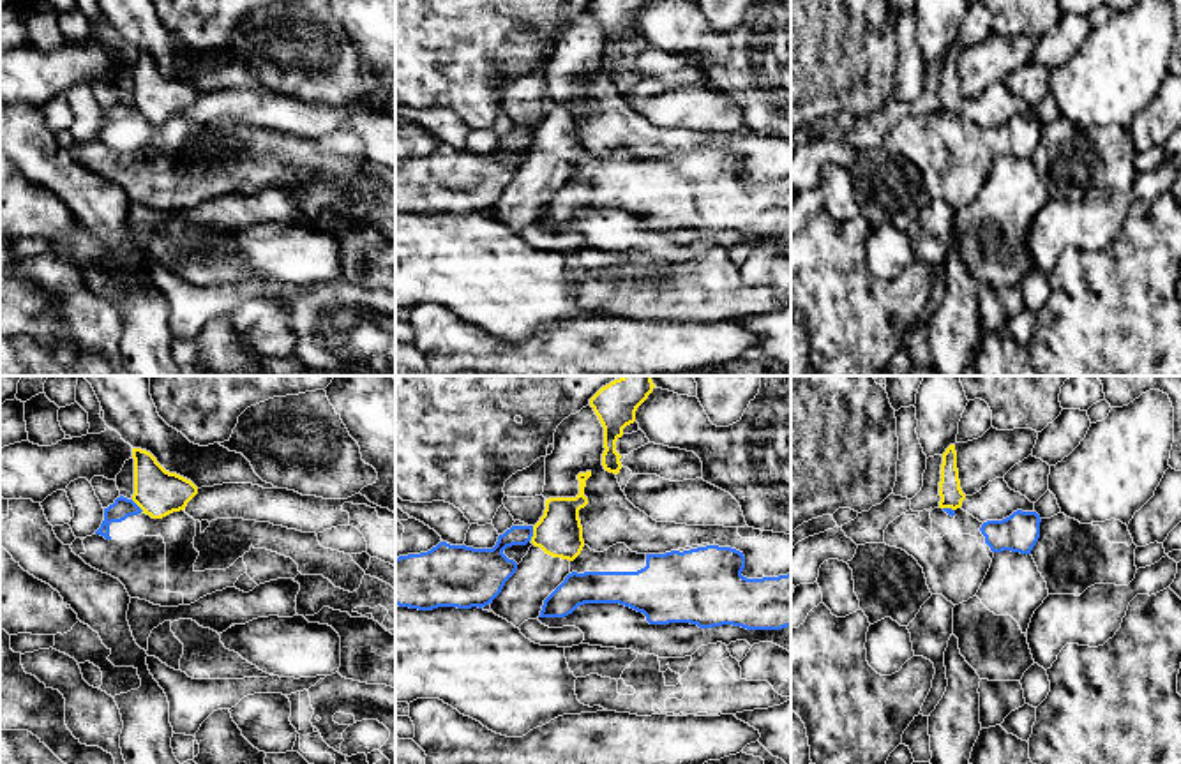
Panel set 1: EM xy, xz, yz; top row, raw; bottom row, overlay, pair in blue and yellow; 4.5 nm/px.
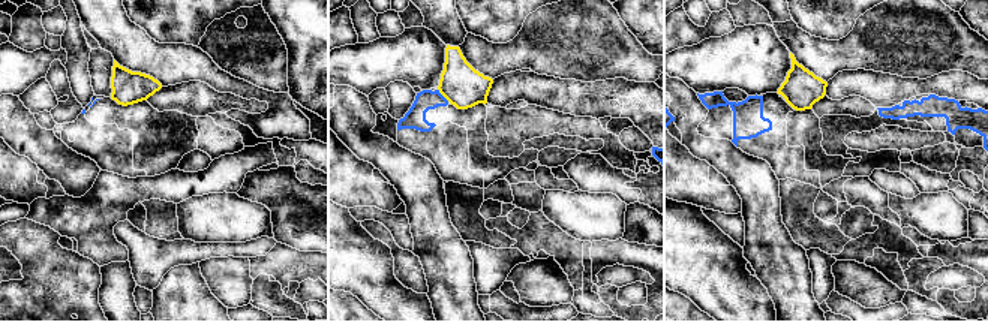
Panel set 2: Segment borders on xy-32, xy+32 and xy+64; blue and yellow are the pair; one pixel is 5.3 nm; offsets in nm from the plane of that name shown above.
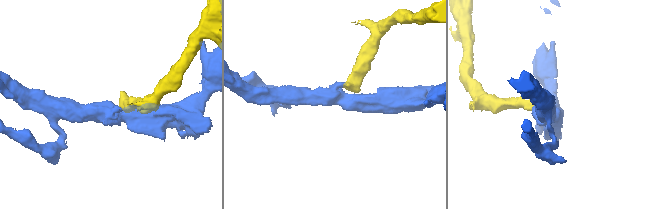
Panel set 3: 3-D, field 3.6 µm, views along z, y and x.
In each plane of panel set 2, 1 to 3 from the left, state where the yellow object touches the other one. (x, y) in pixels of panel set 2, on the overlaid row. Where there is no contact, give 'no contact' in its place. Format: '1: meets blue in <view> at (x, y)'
1: no contact
2: meets blue in xy+32 at (441, 95)
3: no contact

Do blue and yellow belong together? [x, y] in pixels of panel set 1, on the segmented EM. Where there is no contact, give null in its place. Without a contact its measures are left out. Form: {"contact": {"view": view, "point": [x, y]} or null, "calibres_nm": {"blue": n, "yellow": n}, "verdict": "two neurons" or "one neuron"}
{"contact": {"view": "xz", "point": [532, 533]}, "calibres_nm": {"blue": 190, "yellow": 220}, "verdict": "two neurons"}

